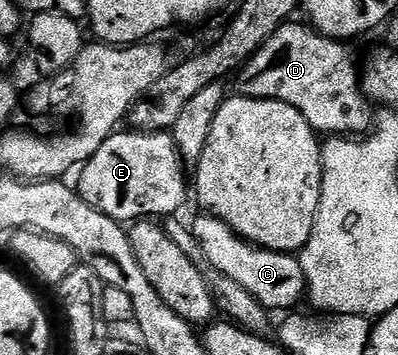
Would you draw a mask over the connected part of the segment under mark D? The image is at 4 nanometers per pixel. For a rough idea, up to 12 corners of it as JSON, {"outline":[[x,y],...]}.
{"outline":[[284,22],[236,93],[291,104],[321,136],[364,135],[344,41]]}

